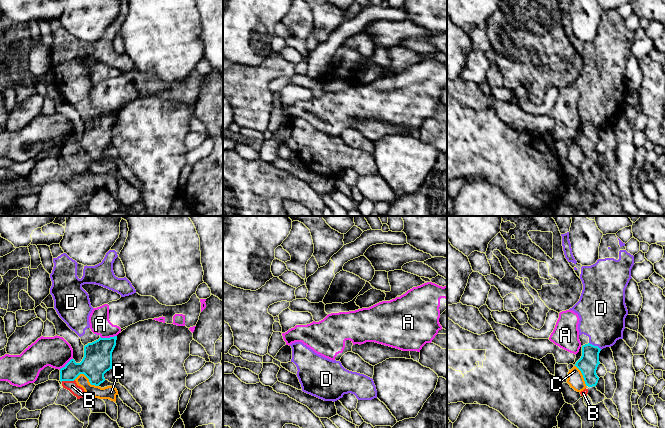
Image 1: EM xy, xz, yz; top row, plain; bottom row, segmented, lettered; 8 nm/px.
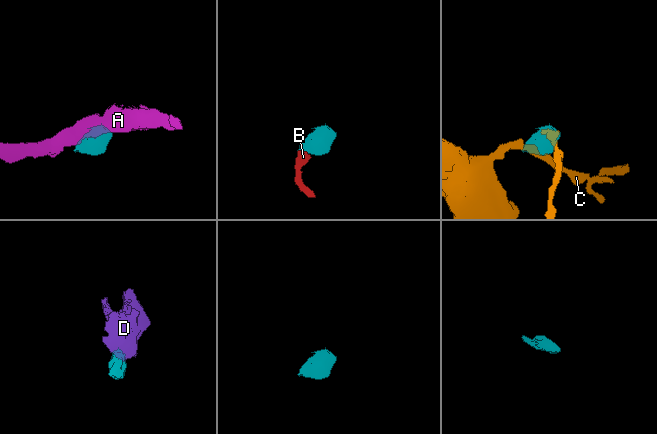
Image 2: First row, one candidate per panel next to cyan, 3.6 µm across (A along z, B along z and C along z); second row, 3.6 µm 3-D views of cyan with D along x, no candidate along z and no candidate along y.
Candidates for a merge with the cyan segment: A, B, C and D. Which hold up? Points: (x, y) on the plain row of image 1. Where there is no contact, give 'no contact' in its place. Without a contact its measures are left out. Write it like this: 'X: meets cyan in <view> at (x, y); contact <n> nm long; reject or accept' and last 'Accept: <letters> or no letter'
A: meets cyan in xy at (108, 114); contact 140 nm long; reject
B: meets cyan in xy at (67, 156); contact 110 nm long; accept
C: meets cyan in xy at (87, 153); contact 200 nm long; reject
D: meets cyan in yz at (595, 122); contact 120 nm long; accept
Accept: B, D

